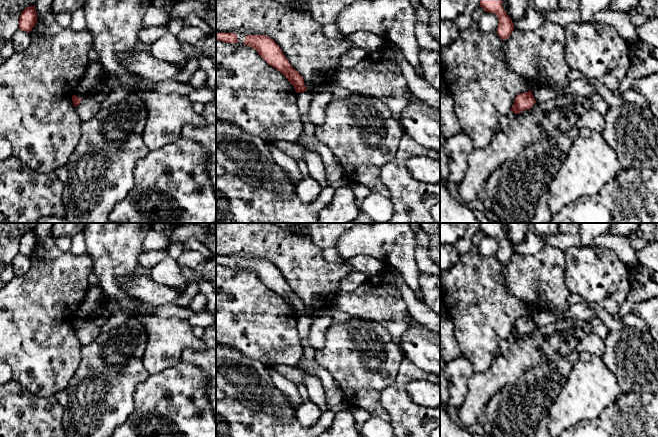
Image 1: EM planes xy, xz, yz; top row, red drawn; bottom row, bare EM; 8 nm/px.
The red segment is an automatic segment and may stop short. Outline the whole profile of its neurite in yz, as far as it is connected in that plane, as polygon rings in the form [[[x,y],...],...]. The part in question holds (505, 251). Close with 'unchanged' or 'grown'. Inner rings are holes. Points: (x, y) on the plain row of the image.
[[[480,223],[480,231],[497,239],[499,248],[496,257],[502,264],[509,262],[514,254],[514,248],[502,231],[502,223]]]; unchanged

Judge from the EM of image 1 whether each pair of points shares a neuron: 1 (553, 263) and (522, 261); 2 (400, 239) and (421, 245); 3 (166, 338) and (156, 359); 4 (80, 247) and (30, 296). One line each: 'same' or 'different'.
1: same
2: different
3: same
4: different

